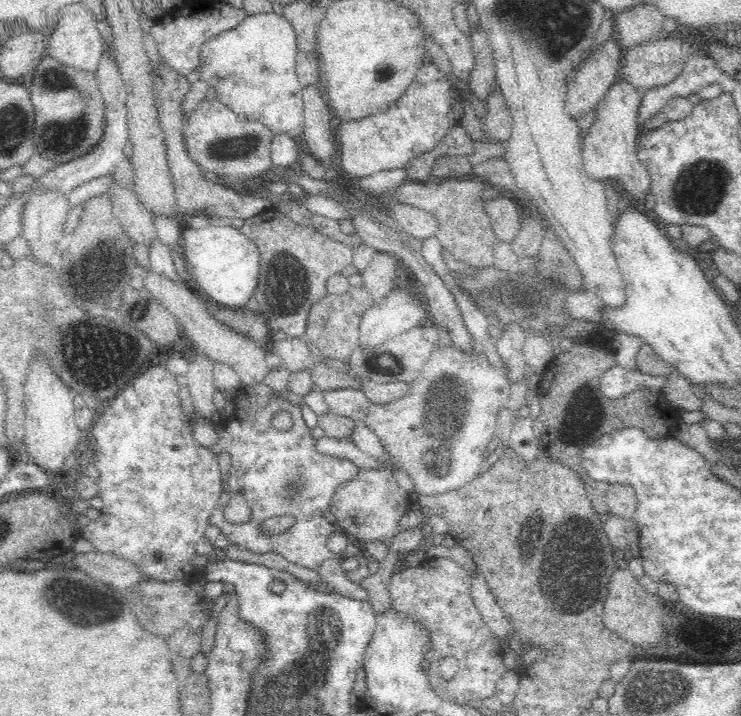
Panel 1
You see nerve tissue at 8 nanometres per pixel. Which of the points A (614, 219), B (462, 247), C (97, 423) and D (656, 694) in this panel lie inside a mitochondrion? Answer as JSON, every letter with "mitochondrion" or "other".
{"A":"other","B":"other","C":"other","D":"mitochondrion"}

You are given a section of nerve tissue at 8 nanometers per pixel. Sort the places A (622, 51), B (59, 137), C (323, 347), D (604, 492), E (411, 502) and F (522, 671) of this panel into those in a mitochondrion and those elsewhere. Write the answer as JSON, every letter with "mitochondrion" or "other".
{"A":"other","B":"mitochondrion","C":"other","D":"other","E":"other","F":"other"}

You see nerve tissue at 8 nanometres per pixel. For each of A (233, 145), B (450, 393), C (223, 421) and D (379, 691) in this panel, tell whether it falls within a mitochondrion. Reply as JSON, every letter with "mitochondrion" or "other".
{"A":"mitochondrion","B":"mitochondrion","C":"other","D":"other"}

